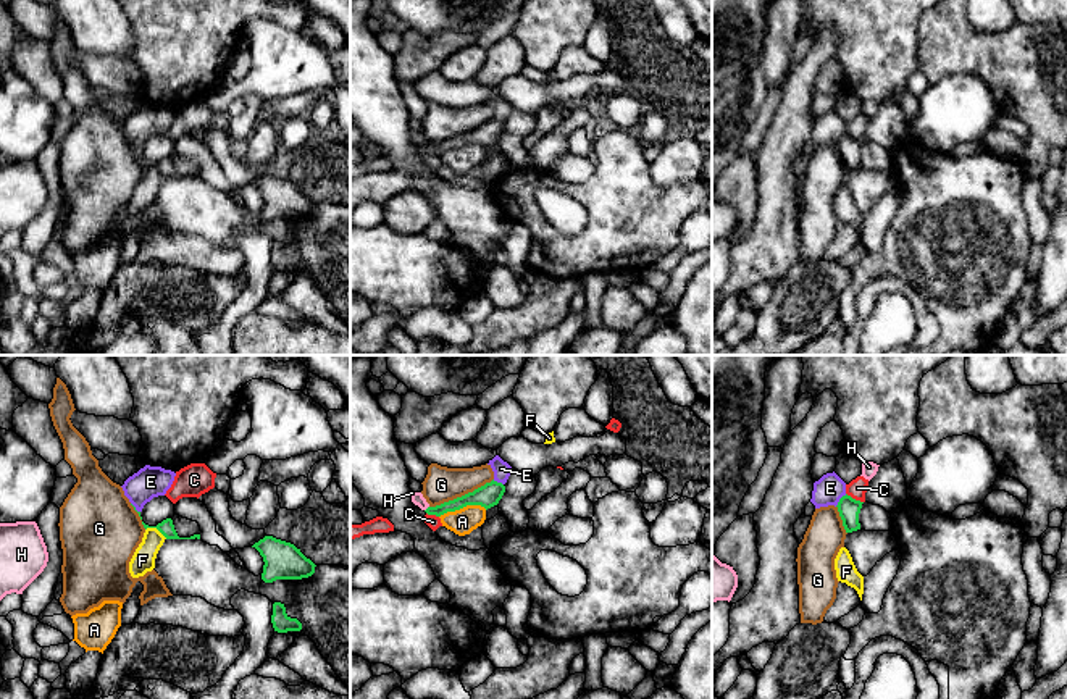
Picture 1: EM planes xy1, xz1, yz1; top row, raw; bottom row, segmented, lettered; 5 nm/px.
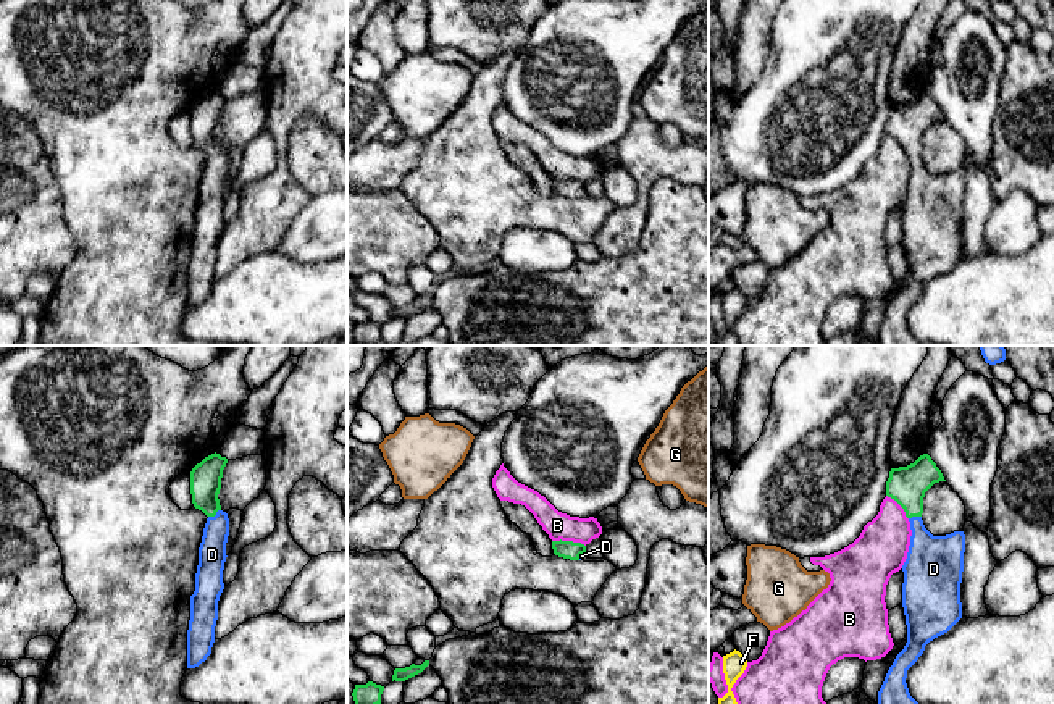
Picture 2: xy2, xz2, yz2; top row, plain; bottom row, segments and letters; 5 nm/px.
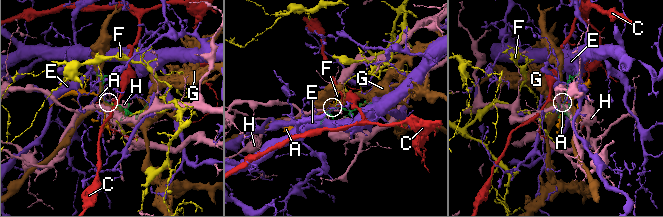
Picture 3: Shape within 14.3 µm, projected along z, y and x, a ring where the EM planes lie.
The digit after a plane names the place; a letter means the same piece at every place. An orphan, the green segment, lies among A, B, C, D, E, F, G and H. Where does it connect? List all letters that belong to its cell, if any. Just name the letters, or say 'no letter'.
D

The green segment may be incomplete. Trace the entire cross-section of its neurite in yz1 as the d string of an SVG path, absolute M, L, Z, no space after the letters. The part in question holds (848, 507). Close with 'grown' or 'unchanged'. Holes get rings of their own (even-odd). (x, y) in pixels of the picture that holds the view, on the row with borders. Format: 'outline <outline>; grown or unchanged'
outline M847 494L839 499L836 507L846 533L860 529L859 513L860 513L862 504L864 502L856 500Z; unchanged

